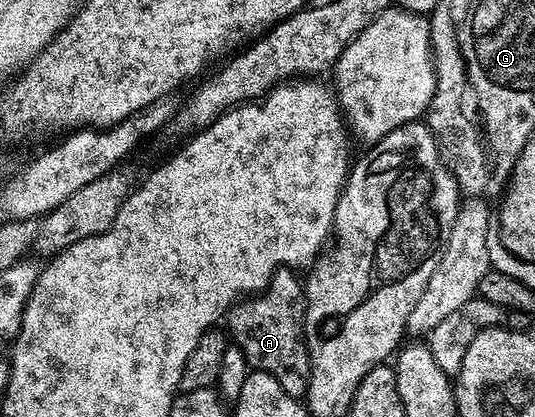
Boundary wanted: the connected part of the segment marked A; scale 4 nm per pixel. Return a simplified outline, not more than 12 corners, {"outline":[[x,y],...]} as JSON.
{"outline":[[279,268],[225,317],[256,371],[304,399],[305,284]]}

